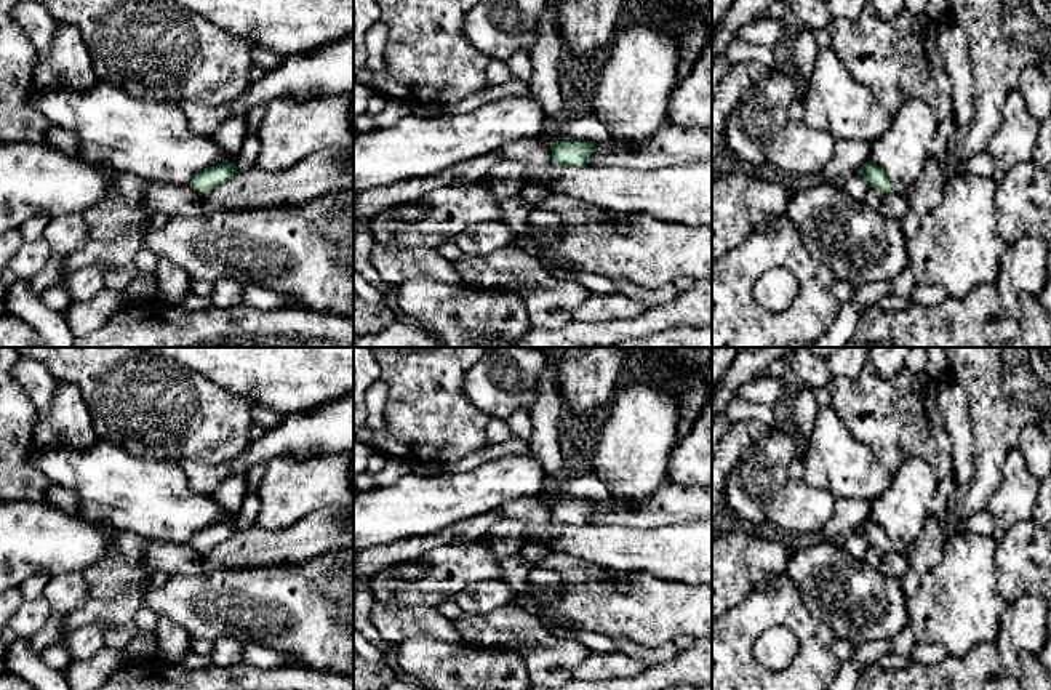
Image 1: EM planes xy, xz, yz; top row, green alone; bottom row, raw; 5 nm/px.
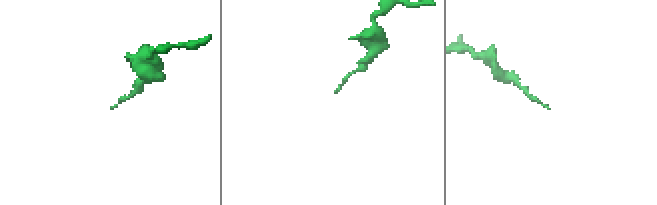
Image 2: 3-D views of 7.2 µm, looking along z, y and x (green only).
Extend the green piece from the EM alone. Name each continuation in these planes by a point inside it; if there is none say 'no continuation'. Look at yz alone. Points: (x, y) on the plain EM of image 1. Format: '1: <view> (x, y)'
1: yz (903, 548)

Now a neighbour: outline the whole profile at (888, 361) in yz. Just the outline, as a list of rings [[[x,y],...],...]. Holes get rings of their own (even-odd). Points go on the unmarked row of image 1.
[[[867,347],[869,360],[881,378],[896,376],[904,367],[912,347]]]

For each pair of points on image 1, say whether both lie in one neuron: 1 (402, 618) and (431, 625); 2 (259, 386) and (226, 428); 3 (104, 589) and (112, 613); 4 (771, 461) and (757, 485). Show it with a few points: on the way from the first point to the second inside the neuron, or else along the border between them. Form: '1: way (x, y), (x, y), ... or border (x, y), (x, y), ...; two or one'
1: way (408, 621), (424, 621); one
2: border (215, 383), (232, 393), (248, 396), (256, 404); two
3: border (143, 589), (128, 589), (107, 601), (90, 597); two
4: way (765, 468), (757, 479); one

